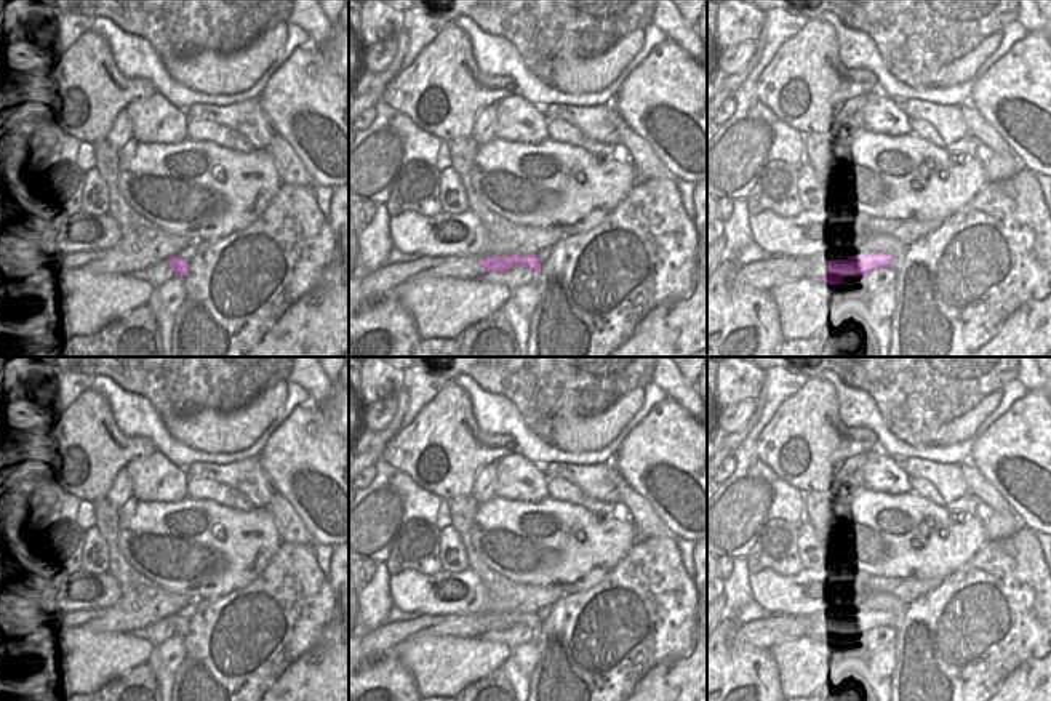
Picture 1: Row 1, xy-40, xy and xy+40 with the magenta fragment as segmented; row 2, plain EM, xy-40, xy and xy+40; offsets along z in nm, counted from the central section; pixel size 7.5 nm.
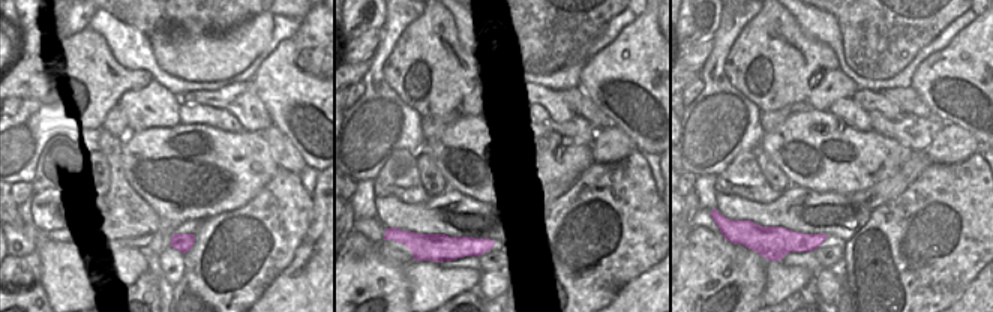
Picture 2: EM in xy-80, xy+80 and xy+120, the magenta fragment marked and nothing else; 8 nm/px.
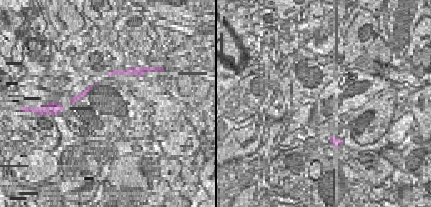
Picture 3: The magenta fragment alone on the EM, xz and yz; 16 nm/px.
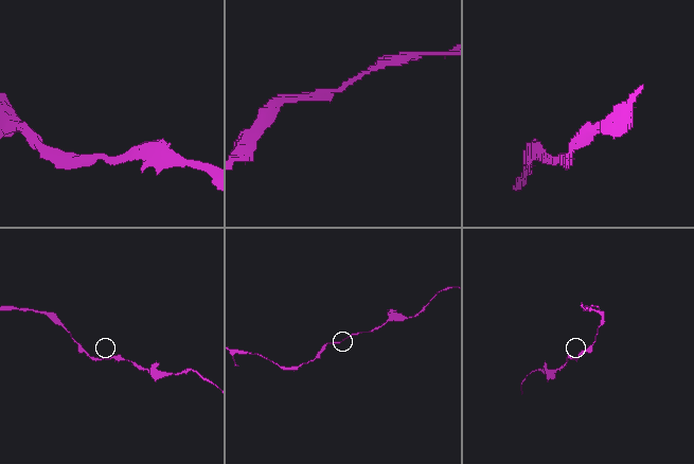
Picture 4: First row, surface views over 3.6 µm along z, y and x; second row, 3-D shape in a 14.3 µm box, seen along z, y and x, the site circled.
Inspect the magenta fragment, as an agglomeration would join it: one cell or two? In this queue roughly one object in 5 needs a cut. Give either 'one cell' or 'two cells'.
one cell

